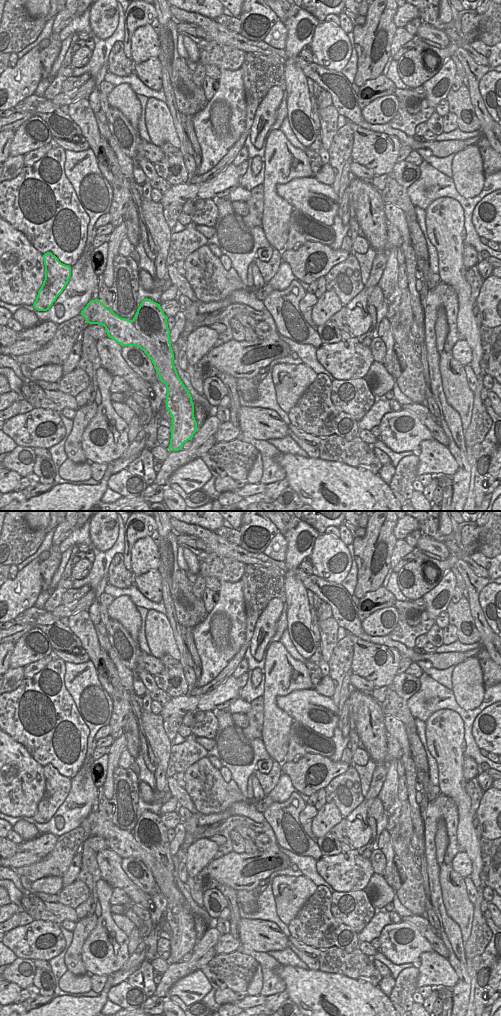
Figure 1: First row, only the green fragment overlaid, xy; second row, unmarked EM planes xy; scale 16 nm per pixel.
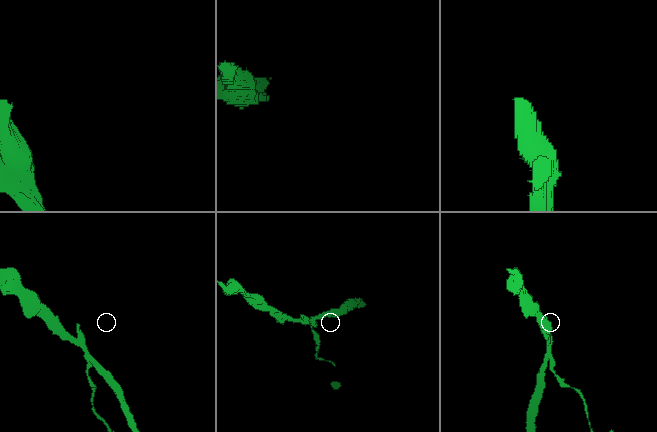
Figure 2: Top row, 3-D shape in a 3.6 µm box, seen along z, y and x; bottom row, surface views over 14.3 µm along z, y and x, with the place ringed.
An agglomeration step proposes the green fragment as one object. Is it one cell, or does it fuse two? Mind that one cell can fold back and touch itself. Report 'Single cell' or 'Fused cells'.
Fused cells.

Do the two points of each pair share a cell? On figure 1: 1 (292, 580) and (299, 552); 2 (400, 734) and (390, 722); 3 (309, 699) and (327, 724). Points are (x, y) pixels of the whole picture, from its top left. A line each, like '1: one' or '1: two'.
1: one
2: one
3: one

